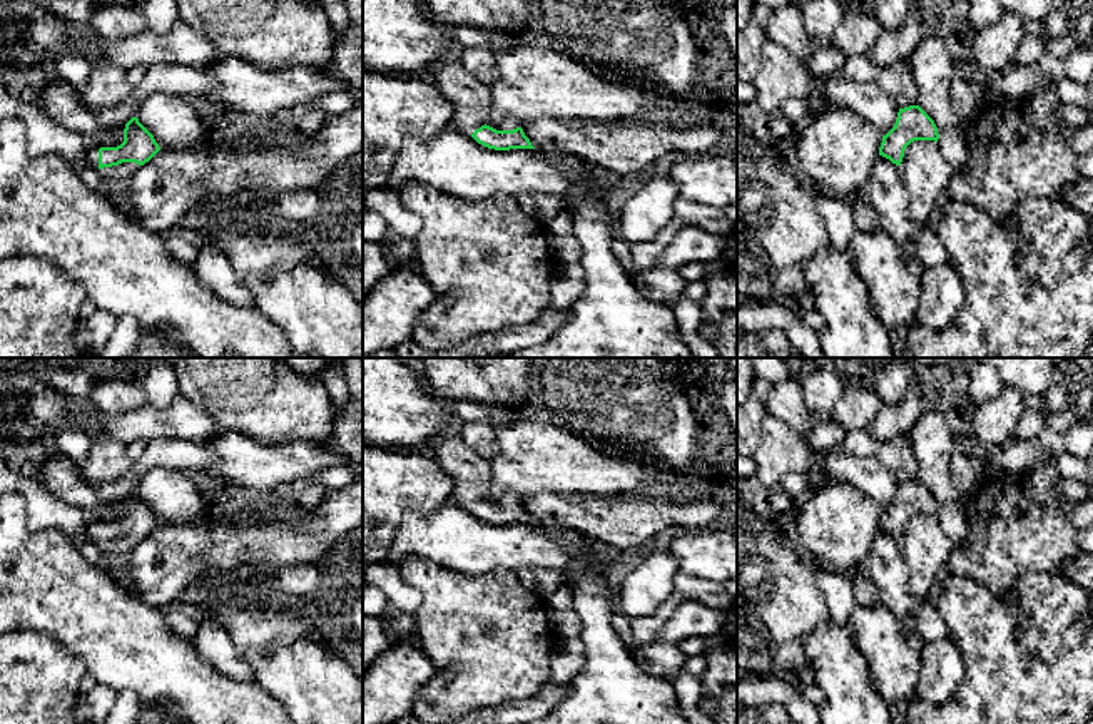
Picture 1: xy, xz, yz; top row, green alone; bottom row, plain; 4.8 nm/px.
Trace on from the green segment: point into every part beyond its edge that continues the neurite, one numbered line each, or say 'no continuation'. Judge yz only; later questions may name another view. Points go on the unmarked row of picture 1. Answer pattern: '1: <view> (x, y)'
no continuation

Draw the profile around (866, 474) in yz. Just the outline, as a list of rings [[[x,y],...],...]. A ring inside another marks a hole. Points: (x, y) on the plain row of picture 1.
[[[834,445],[816,455],[827,482],[851,483],[882,510],[896,498],[899,482],[877,456],[854,456],[841,445]]]

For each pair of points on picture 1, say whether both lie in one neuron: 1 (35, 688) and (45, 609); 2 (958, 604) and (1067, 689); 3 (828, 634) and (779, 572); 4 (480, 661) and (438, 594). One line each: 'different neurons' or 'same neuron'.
1: different neurons
2: same neuron
3: different neurons
4: same neuron

